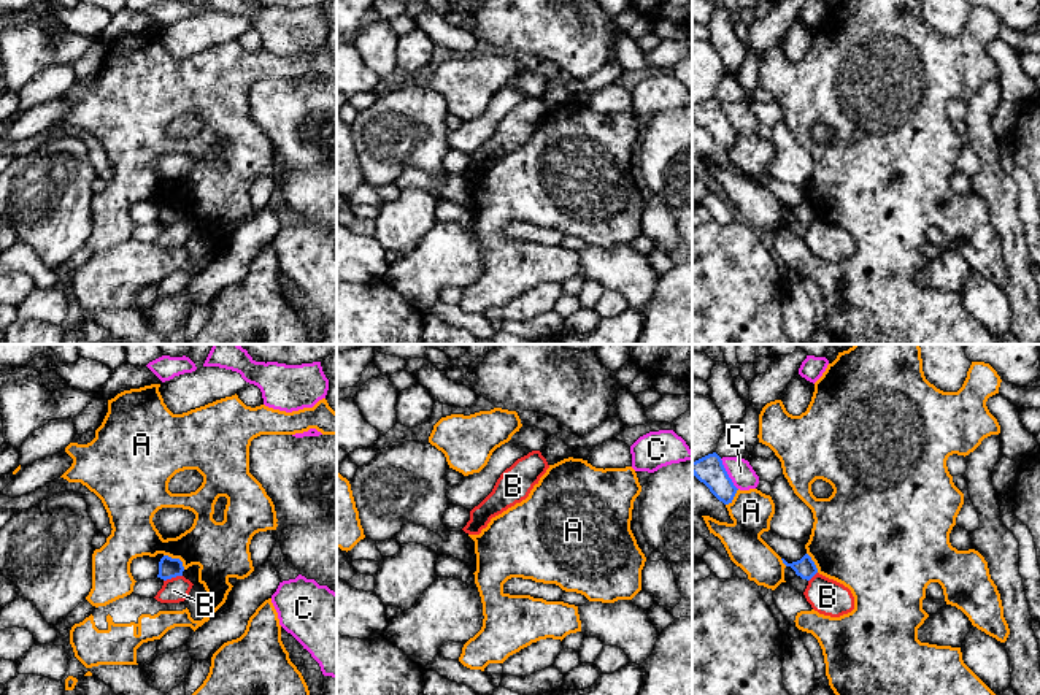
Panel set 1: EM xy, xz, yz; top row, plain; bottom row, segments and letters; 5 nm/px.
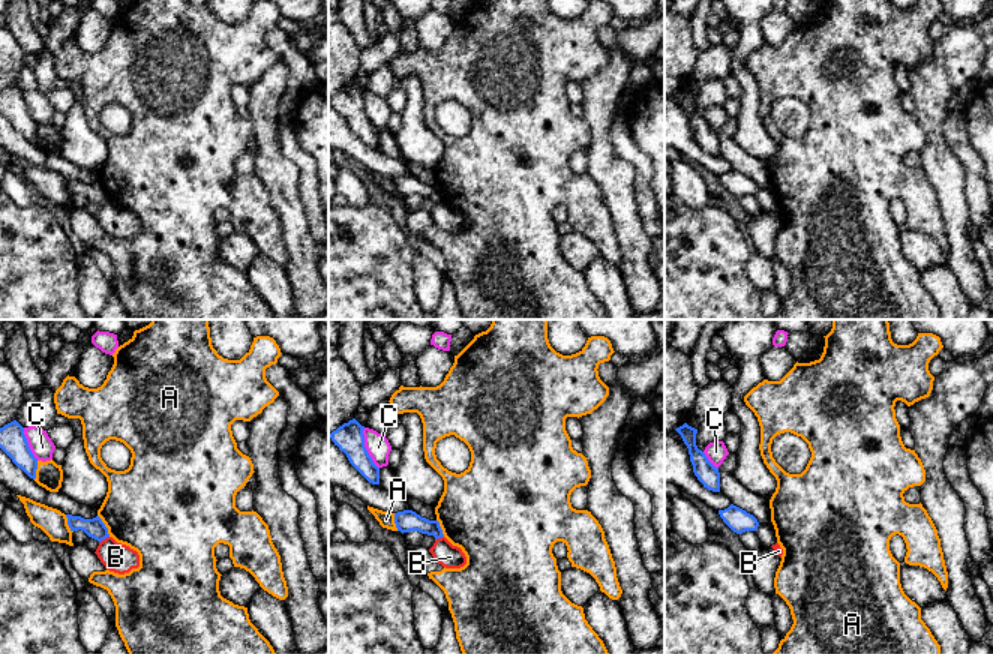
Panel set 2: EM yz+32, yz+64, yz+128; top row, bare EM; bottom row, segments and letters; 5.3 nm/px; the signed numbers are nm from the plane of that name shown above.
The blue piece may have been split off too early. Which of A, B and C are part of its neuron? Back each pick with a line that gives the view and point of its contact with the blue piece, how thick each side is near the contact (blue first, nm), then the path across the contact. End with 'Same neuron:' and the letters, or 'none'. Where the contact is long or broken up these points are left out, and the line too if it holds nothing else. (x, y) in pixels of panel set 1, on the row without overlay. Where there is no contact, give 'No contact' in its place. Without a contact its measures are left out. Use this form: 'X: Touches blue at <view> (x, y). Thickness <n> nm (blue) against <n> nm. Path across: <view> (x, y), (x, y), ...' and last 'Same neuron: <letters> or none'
Same neuron: none

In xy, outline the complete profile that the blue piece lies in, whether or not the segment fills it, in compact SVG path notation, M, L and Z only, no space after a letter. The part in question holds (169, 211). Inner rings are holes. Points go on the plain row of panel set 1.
M164 200L159 206L159 219L157 222L167 225L176 221L183 221L184 211L179 203L171 203L168 200Z

